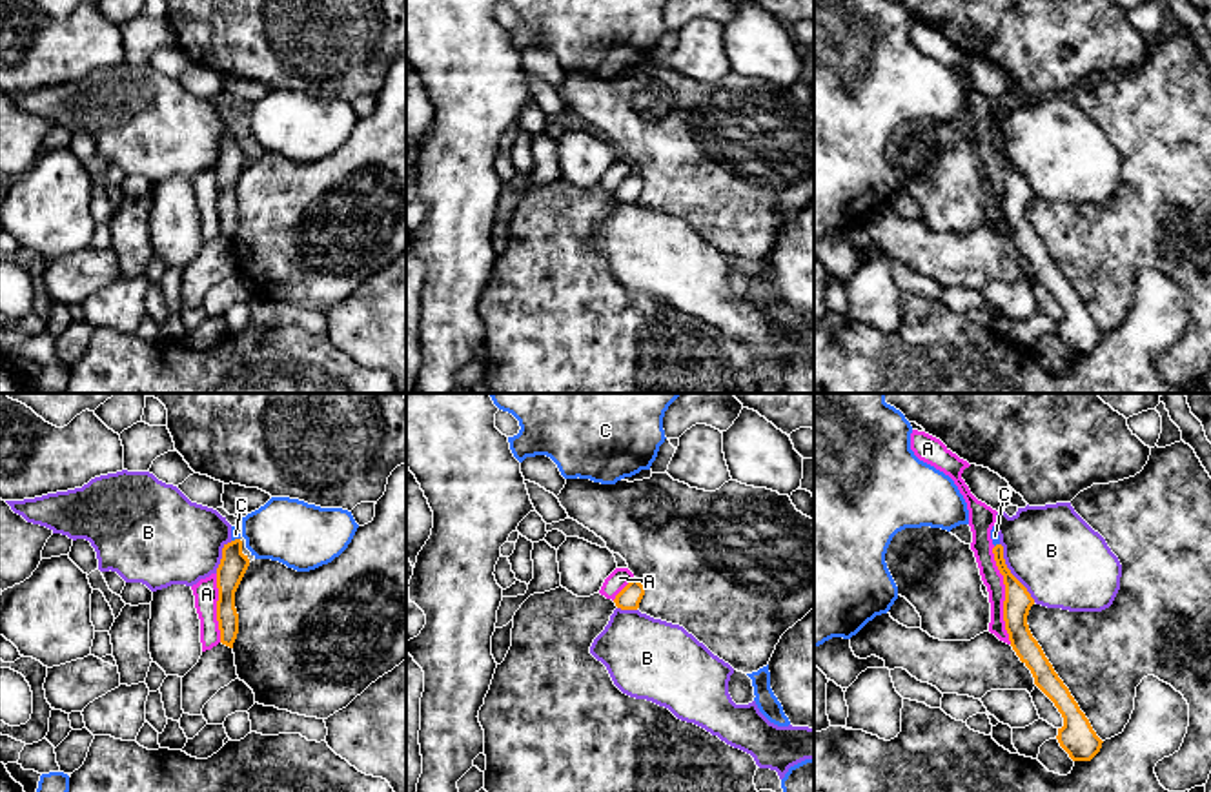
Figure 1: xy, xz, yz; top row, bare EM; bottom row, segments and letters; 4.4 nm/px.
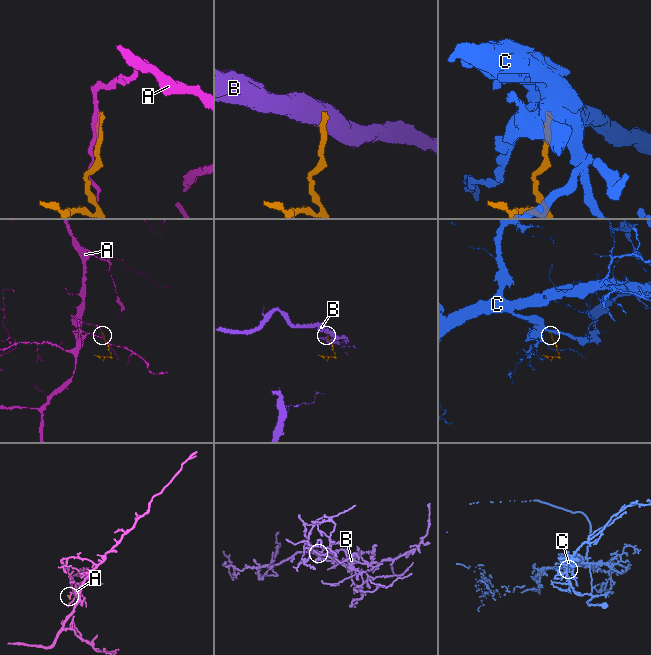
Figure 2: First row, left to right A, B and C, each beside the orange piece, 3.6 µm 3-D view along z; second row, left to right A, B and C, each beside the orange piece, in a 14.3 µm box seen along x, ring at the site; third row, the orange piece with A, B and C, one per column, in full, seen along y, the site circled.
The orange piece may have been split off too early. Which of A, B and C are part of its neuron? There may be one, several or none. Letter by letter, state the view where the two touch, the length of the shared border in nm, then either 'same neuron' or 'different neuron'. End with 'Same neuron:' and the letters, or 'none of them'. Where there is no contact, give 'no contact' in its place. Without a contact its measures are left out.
A: contact in yz; length 440 nm; different neuron
B: contact in yz; length 300 nm; different neuron
C: contact in xy; length 40 nm; same neuron
Same neuron: C

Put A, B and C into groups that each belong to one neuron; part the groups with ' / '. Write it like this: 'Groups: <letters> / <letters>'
Groups: A / B / C

